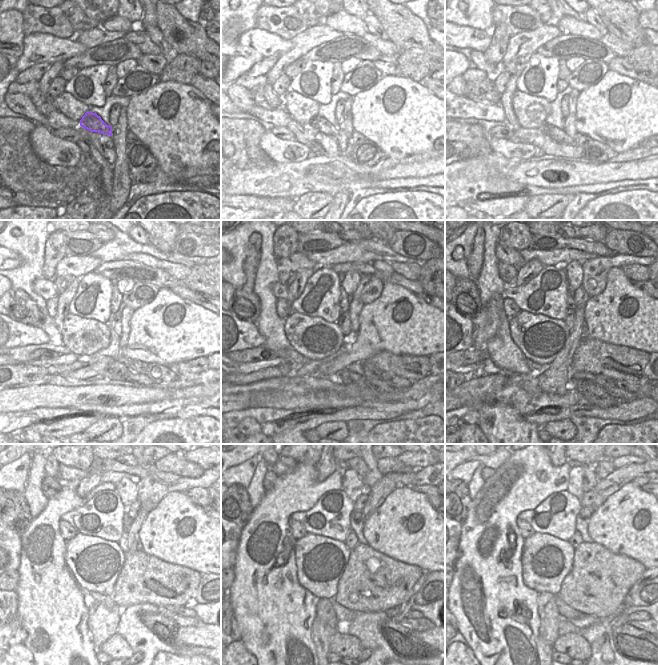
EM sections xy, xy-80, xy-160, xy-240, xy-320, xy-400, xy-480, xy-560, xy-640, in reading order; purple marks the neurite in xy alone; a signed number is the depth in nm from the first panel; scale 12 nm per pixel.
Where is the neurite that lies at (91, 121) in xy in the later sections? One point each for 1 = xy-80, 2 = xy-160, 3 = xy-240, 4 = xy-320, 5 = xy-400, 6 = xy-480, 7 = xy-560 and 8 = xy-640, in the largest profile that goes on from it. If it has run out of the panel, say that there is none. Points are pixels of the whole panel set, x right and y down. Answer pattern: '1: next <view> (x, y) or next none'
1: next xy-80 (319, 123)
2: next xy-160 (558, 135)
3: next xy-240 (119, 366)
4: next xy-320 (345, 376)
5: next xy-400 (604, 400)
6: next xy-480 (165, 629)
7: next xy-560 (404, 642)
8: next xy-640 (632, 643)

